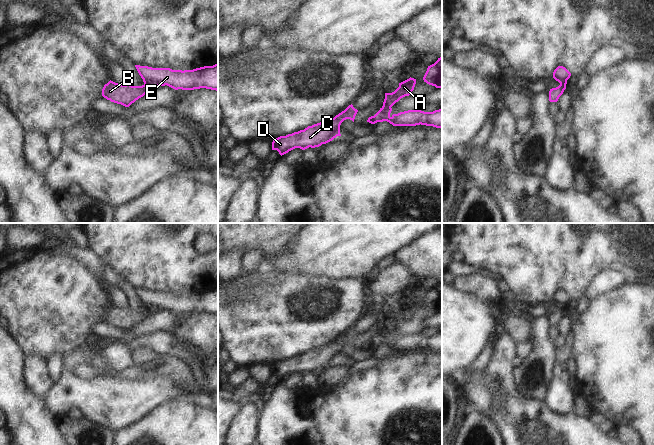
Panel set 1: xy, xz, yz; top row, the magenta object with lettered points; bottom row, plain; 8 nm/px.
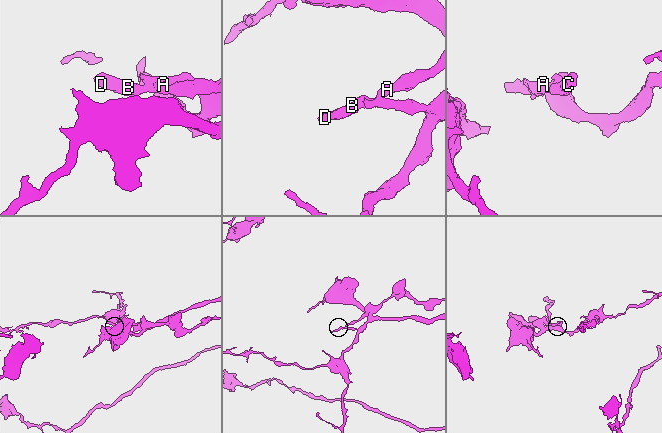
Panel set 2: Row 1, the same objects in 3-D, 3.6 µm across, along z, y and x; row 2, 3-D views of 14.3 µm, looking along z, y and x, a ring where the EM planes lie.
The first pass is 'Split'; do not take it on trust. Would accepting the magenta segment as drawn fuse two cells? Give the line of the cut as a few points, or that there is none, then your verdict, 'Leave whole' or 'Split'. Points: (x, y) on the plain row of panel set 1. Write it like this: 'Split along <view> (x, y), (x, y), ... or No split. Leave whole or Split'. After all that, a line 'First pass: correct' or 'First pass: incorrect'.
Split along xz (382, 331), (390, 332). Split.
First pass: correct

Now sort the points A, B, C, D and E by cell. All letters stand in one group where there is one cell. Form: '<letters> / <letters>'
A B C D / E

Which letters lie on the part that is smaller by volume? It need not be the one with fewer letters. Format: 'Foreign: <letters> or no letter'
Foreign: A, B, C, D

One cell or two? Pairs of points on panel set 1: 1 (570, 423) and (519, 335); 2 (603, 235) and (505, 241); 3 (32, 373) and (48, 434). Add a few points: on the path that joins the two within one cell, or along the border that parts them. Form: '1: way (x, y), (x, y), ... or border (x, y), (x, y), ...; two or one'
1: border (505, 333), (516, 343); two
2: way (579, 236), (529, 236); one
3: border (23, 377), (26, 386), (36, 395), (43, 397); two

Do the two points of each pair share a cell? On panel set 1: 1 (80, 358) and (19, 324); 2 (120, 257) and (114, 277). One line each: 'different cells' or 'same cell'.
1: different cells
2: different cells

